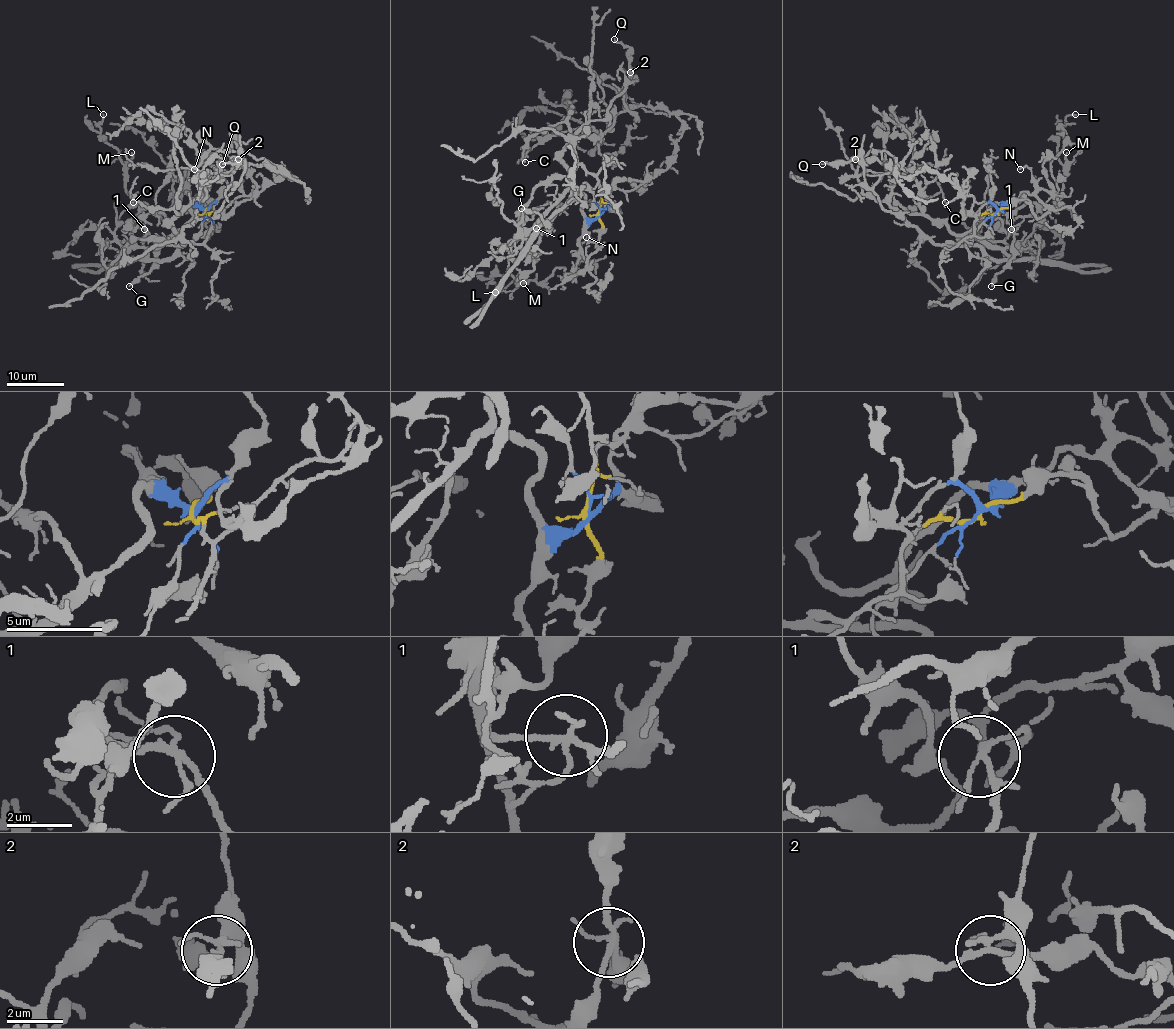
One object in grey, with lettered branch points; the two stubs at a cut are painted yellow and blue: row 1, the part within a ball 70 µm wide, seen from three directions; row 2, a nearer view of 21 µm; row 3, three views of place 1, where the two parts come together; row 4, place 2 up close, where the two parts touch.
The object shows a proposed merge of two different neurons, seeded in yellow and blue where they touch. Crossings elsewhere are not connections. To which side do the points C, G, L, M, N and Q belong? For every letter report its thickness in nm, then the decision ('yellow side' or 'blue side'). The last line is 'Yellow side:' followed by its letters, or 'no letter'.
C: 100 nm | blue side
G: 150 nm | blue side
L: 160 nm | blue side
M: 160 nm | blue side
N: 110 nm | blue side
Q: 130 nm | blue side
Yellow side: no letter

